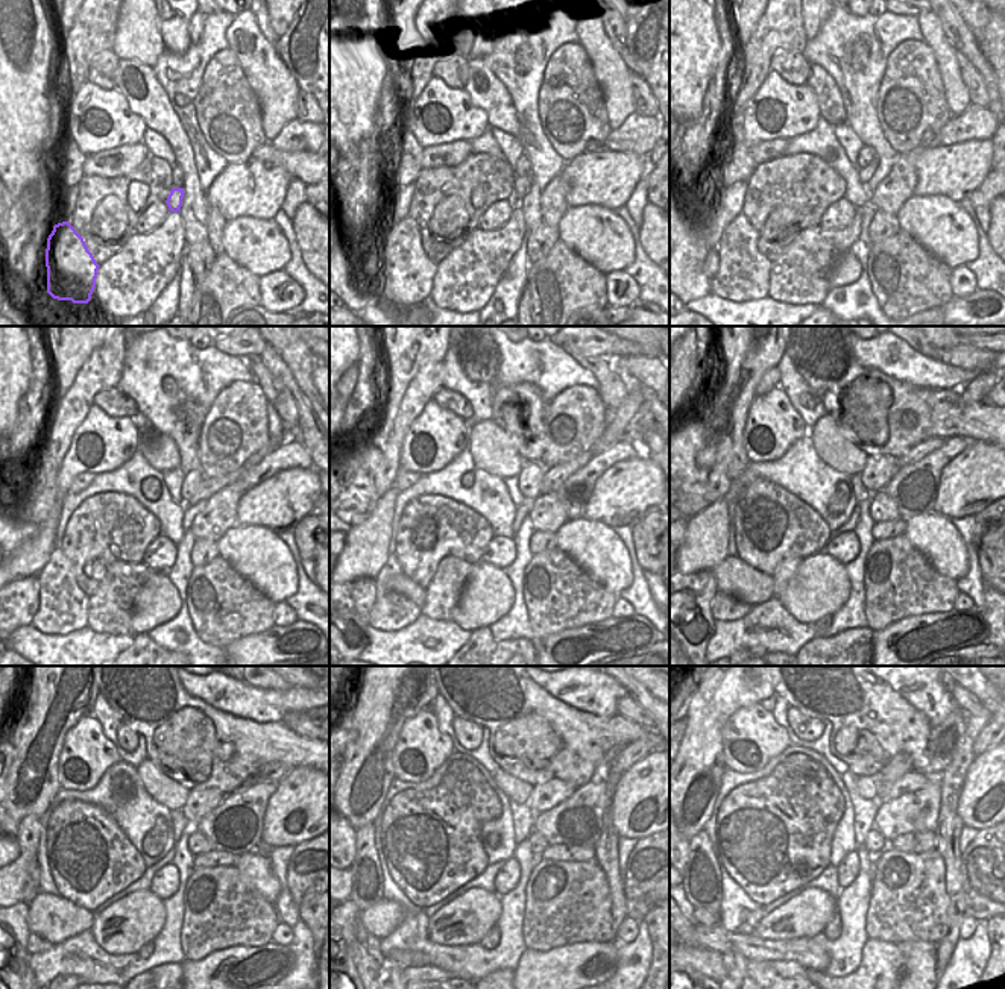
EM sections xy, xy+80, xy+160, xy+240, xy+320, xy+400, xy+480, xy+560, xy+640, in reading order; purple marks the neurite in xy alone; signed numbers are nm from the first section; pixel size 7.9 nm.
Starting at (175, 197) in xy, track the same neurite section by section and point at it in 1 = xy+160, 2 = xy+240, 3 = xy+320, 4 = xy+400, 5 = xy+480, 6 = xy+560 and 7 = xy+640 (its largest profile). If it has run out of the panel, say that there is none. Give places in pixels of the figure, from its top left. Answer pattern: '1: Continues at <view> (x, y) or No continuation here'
1: Continues at xy+160 (866, 173)
2: Continues at xy+240 (208, 486)
3: Continues at xy+320 (554, 477)
4: Continues at xy+400 (929, 445)
5: Continues at xy+480 (274, 772)
6: Continues at xy+560 (618, 760)
7: Continues at xy+640 (978, 748).

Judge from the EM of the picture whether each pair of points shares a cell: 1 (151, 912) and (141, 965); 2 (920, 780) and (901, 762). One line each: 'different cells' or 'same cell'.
1: different cells
2: different cells

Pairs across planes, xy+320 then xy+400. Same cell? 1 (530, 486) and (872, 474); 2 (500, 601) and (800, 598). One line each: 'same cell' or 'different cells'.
1: same cell
2: same cell

